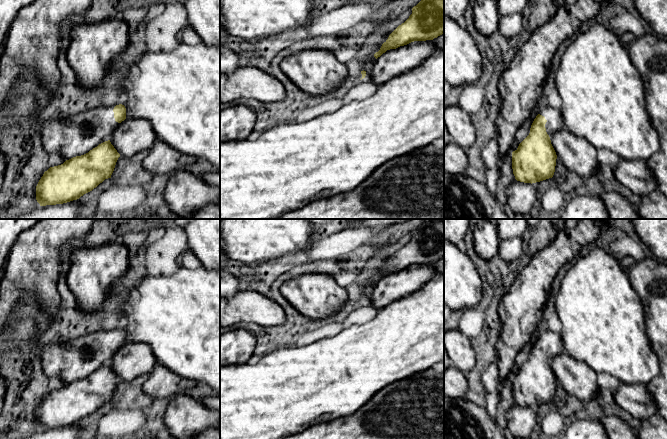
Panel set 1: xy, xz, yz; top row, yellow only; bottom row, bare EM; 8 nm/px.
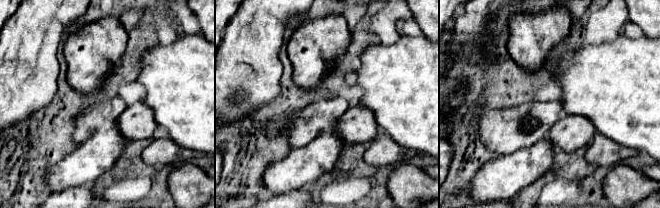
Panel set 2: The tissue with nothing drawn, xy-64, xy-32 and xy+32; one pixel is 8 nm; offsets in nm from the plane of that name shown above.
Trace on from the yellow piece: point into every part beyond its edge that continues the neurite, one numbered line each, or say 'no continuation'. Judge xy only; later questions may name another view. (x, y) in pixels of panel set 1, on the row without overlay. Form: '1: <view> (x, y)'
1: xy (74, 360)

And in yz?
1: yz (554, 347)

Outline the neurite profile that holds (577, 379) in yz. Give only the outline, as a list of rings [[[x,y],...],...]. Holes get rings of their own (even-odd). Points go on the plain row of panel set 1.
[[[565,352],[554,357],[550,364],[557,382],[568,394],[578,398],[584,404],[597,396],[600,388],[596,373],[585,363]]]

